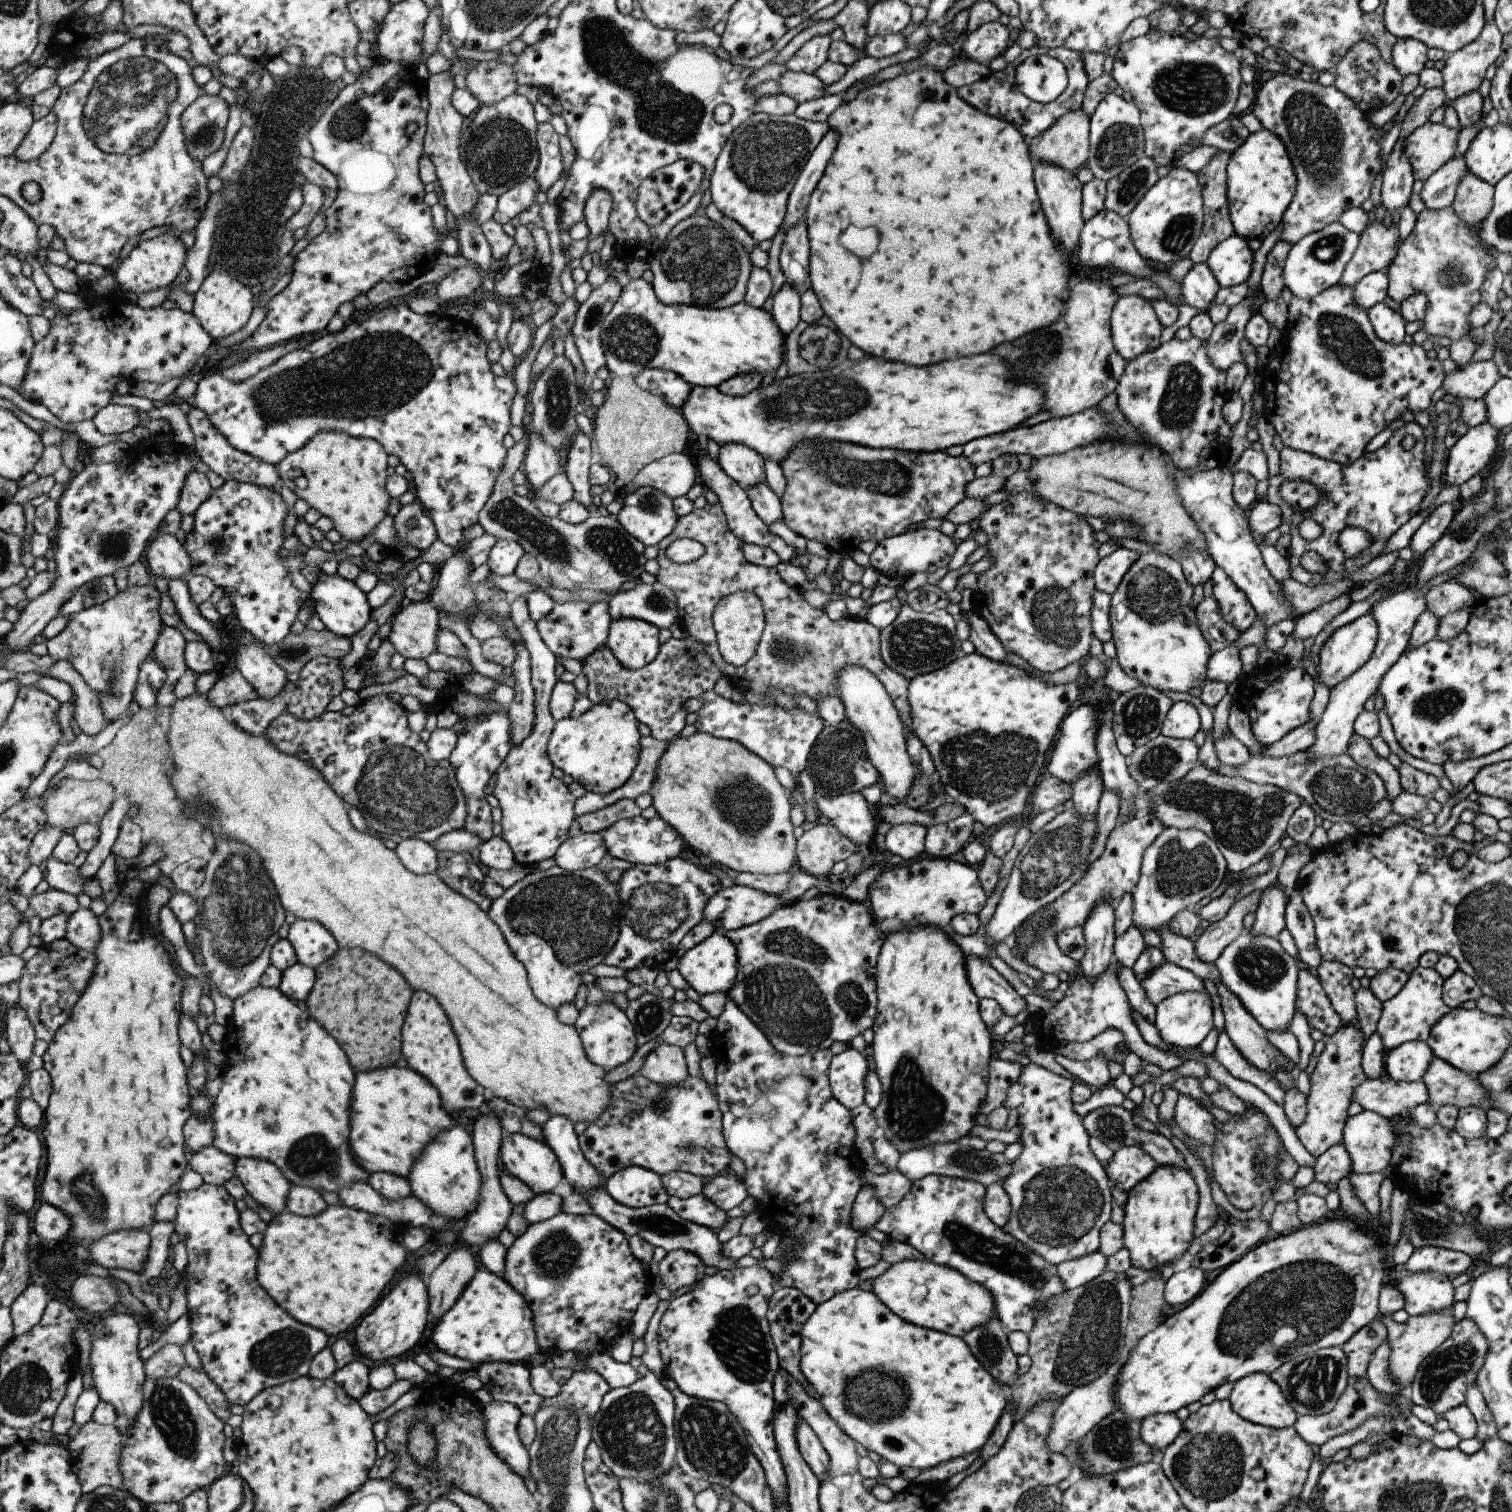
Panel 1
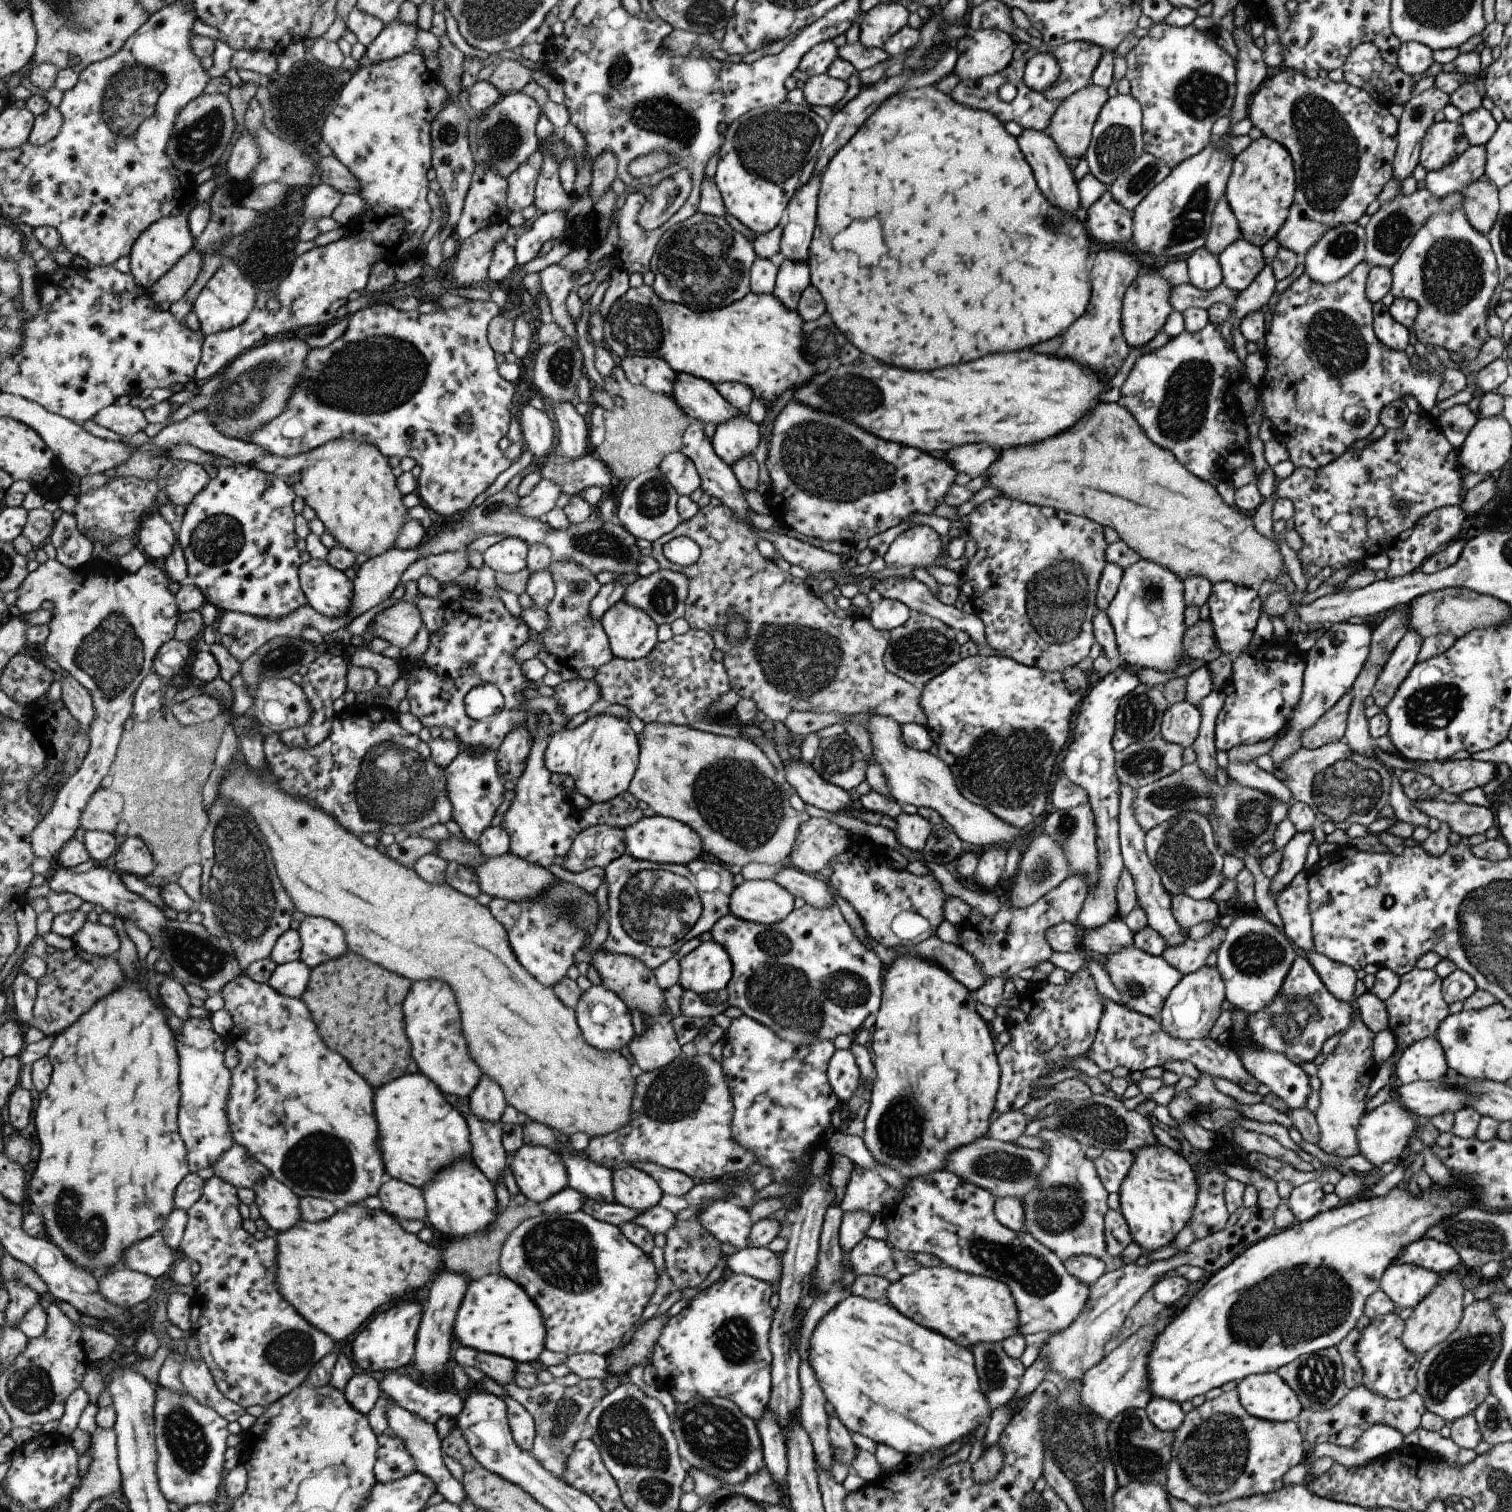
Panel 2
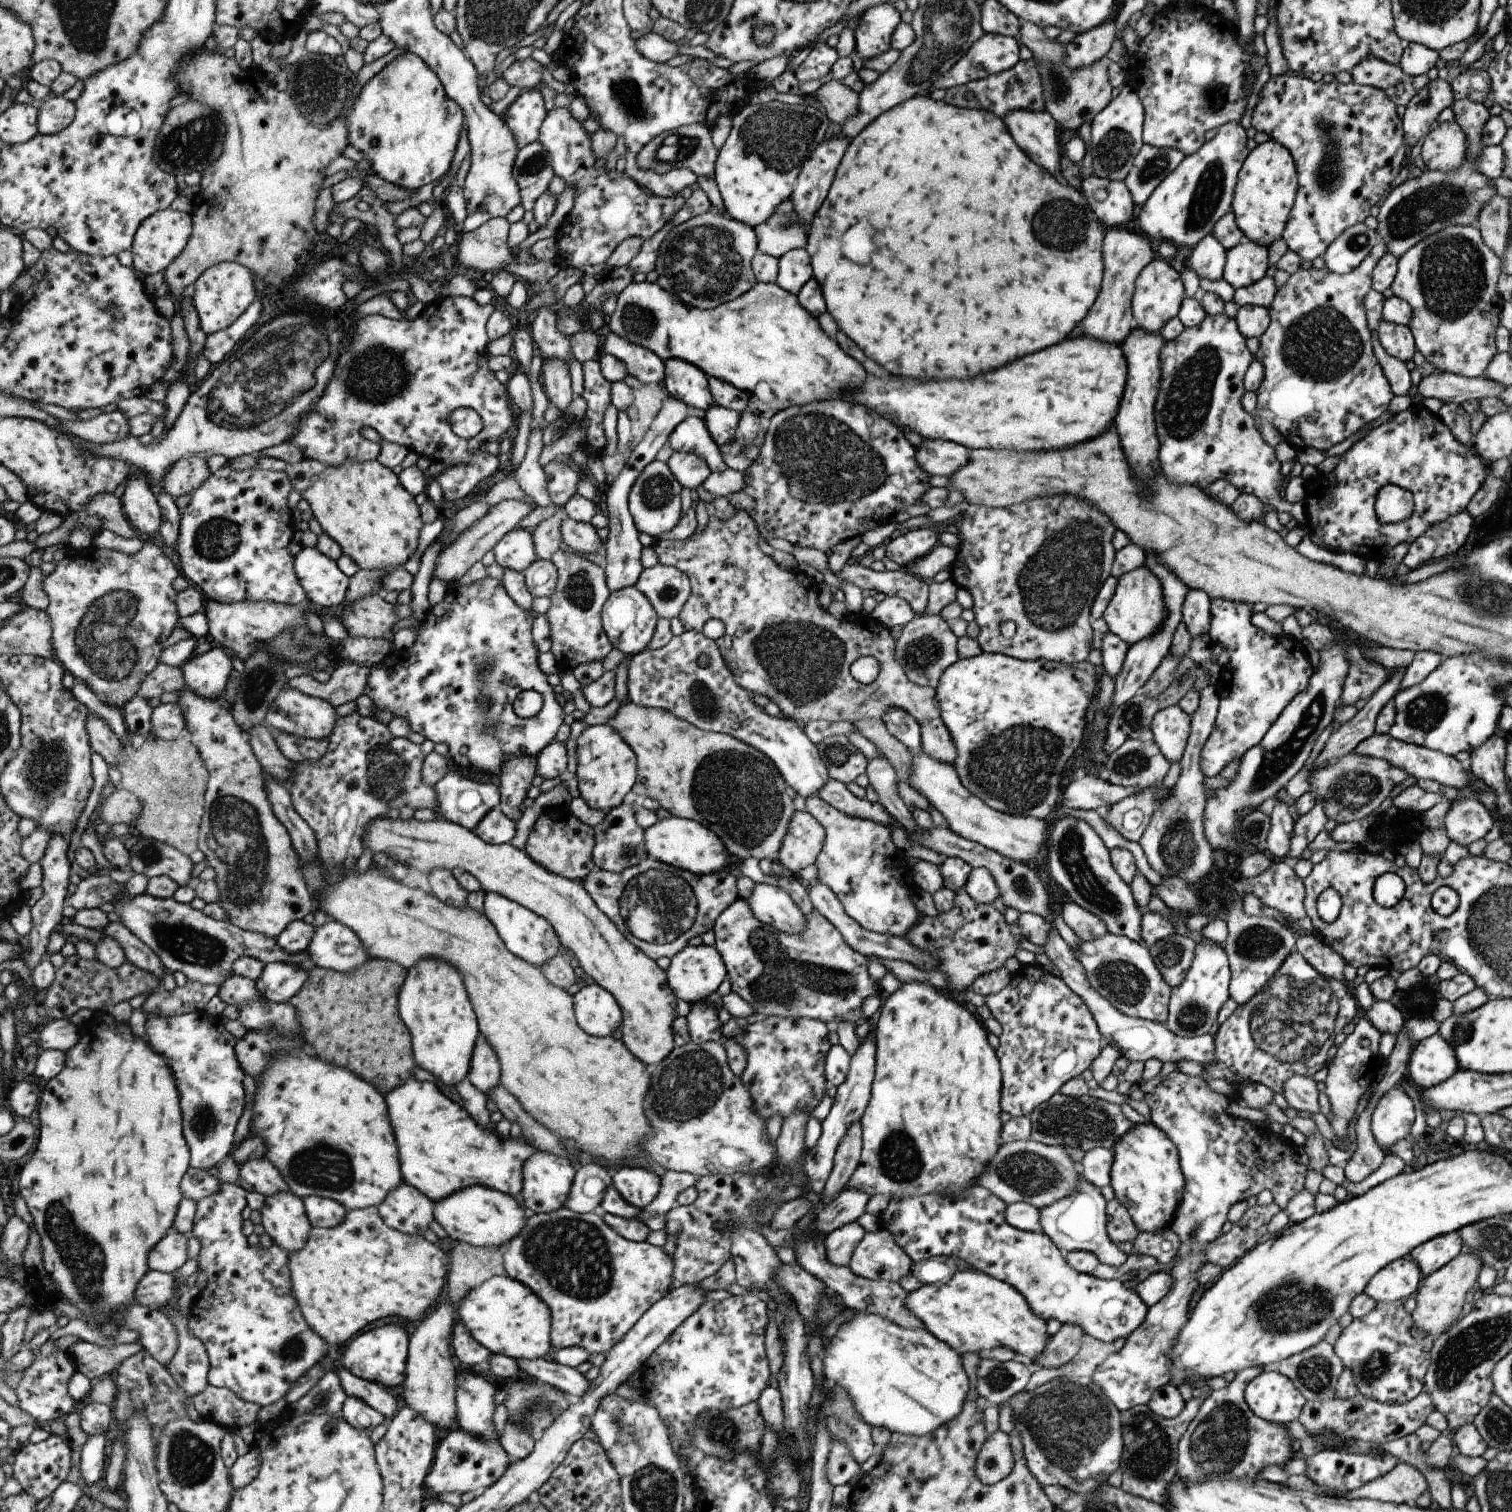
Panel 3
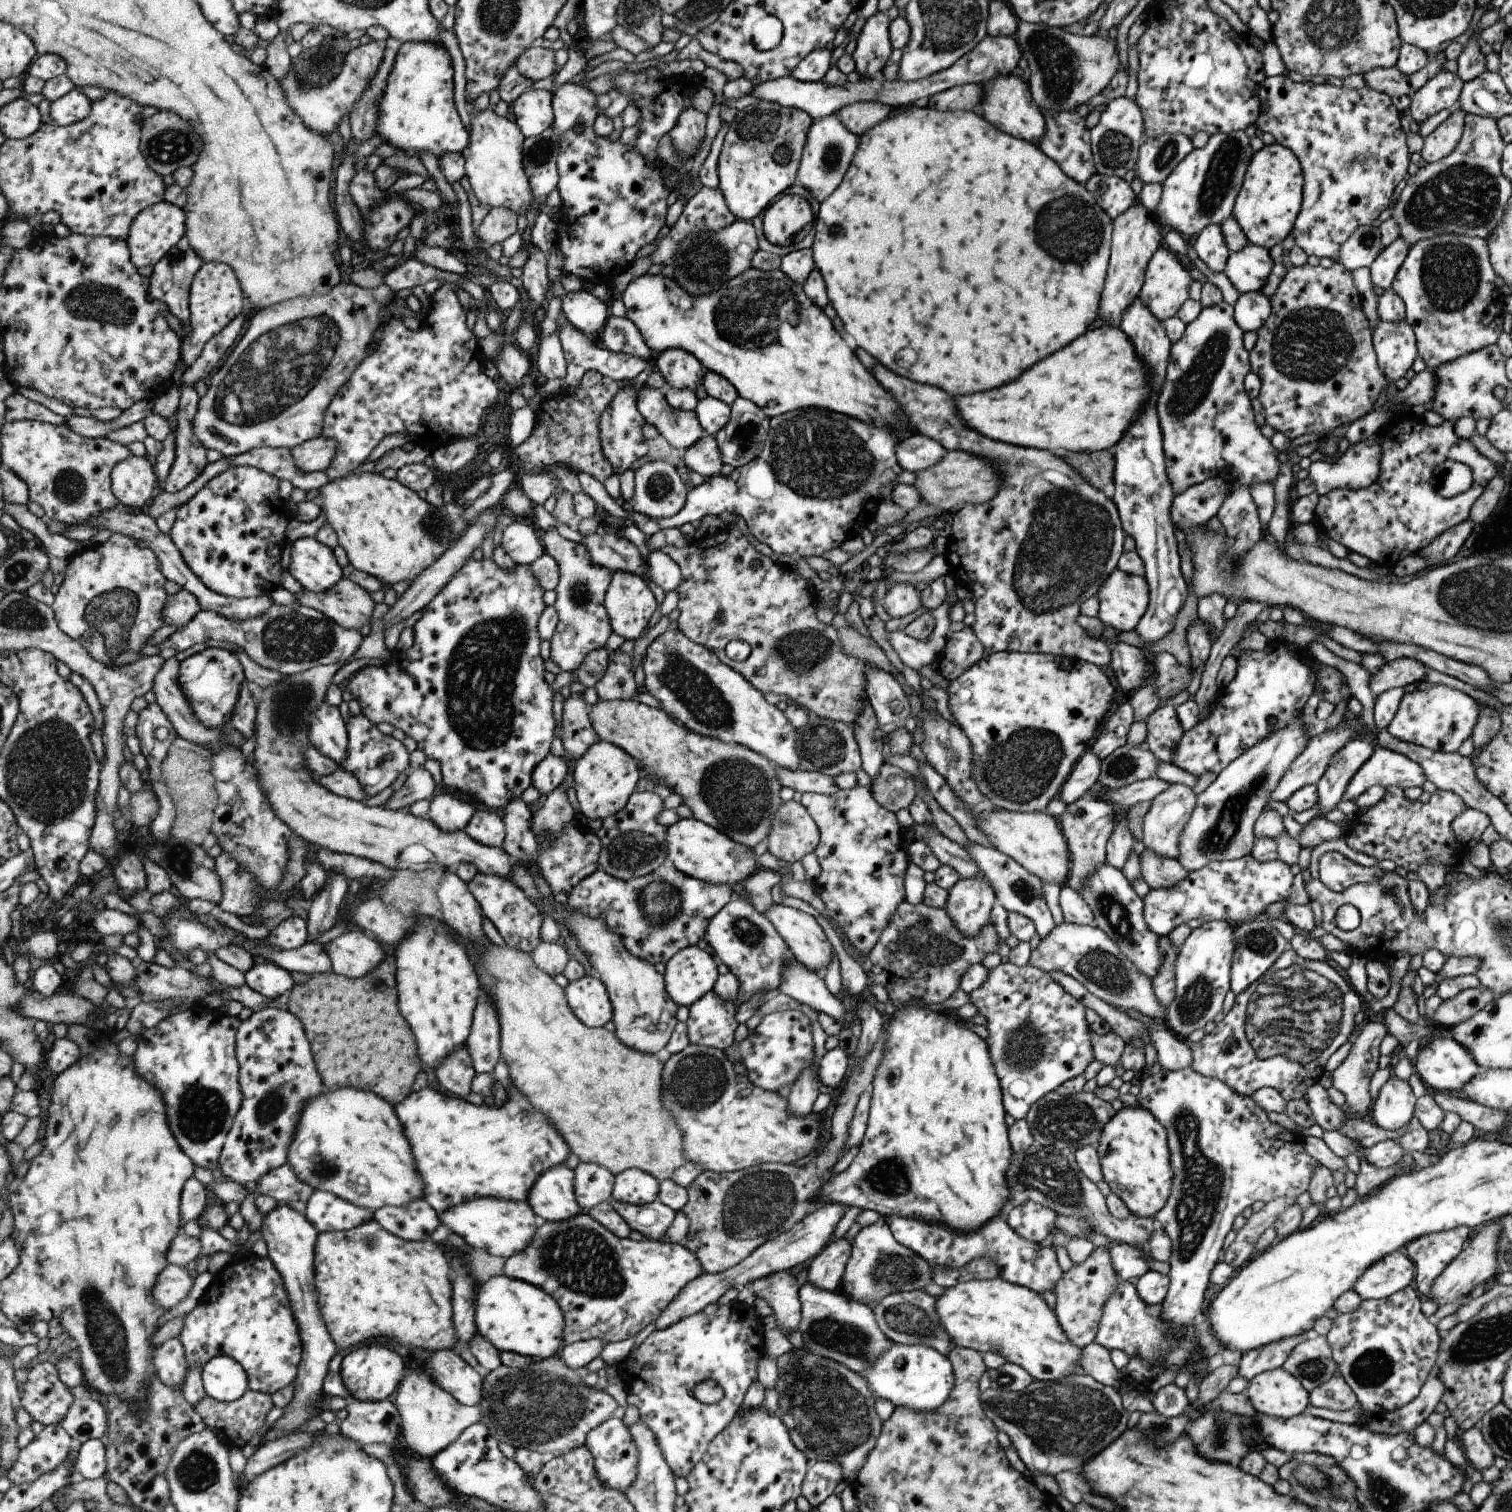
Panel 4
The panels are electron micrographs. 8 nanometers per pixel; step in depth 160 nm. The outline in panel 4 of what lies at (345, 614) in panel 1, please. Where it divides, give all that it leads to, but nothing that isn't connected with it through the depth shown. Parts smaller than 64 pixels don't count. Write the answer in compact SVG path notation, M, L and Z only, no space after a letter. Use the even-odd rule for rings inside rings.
M301 537L293 543L290 556L290 574L301 584L301 588L321 594L332 590L344 578L344 570L334 550L317 537Z

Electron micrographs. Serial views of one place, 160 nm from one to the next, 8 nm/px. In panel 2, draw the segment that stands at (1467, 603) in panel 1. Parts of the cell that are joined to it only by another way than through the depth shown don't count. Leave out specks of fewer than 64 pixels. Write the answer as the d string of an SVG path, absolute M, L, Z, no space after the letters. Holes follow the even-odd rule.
M1448 587L1442 590L1430 591L1422 596L1412 599L1409 603L1409 628L1419 638L1435 636L1436 634L1450 633L1455 639L1465 636L1469 630L1486 628L1487 625L1503 624L1509 620L1511 608L1505 602L1477 594L1473 590L1459 587Z

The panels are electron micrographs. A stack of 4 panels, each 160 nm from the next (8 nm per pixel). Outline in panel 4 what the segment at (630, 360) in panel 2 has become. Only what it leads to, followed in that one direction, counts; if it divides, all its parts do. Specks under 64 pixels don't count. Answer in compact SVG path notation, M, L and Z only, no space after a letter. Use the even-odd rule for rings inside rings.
M608 316L602 337L607 350L641 357L646 360L646 364L651 364L653 361L653 351L645 344L638 328L625 316Z

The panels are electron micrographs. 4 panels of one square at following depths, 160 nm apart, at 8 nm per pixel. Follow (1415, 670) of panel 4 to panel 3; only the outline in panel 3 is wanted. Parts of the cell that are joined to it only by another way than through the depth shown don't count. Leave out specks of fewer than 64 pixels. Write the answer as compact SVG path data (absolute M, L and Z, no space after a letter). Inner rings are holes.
M1355 644L1344 646L1345 656L1349 662L1339 705L1353 706L1359 699L1371 696L1383 682L1389 678L1391 669L1383 668L1376 662L1365 660Z

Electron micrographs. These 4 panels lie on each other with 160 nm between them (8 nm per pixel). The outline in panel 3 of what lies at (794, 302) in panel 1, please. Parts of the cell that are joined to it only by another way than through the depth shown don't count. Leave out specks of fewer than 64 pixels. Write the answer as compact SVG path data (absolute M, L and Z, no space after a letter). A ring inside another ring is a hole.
M804 249L785 252L778 259L775 284L789 294L797 295L799 290L812 278L809 258Z

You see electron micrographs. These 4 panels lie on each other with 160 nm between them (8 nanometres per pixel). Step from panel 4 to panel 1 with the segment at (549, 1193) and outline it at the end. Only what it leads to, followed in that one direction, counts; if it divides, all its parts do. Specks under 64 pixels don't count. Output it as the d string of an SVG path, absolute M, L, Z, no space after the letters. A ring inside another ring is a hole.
M506 1133L501 1142L501 1163L505 1170L531 1186L538 1193L550 1193L559 1182L563 1182L564 1166L557 1154L541 1140L520 1133Z

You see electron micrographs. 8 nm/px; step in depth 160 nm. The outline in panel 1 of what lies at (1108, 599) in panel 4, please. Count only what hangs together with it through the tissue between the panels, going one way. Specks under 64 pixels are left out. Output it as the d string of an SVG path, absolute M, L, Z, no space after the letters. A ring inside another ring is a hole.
M1149 551L1138 556L1117 584L1115 592L1110 595L1108 616L1115 659L1123 673L1139 681L1141 686L1159 692L1187 693L1189 689L1199 688L1206 682L1205 666L1213 652L1197 627L1195 608L1191 604L1192 594L1193 586L1185 580L1176 559L1161 552Z

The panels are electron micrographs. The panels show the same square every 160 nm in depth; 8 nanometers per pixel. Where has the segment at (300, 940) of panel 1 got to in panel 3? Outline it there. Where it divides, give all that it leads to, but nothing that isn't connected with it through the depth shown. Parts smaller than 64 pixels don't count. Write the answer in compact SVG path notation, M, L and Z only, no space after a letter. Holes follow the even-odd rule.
M328 917L324 924L315 926L308 953L317 967L340 972L351 972L371 959L367 948L351 928Z

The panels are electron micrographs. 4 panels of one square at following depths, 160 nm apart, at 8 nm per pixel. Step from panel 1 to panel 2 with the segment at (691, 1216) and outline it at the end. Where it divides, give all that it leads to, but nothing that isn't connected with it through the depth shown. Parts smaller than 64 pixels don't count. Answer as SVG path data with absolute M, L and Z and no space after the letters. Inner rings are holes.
M715 1201L708 1207L699 1206L698 1219L718 1242L727 1242L738 1249L749 1247L752 1225L748 1212L738 1203Z

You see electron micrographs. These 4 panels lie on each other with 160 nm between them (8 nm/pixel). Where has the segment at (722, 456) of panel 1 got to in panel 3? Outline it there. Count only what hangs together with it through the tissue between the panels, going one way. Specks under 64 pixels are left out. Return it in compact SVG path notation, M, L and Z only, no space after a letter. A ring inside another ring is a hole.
M717 405L709 406L704 413L705 416L702 420L705 429L709 432L715 445L719 447L721 444L729 442L729 438L735 434L739 413Z

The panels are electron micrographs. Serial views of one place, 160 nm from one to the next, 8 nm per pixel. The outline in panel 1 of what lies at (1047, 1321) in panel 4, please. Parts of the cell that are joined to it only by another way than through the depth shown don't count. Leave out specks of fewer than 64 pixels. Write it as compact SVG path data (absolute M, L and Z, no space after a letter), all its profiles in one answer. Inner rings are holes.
M903 1260L871 1280L871 1294L897 1318L917 1327L962 1338L965 1332L993 1318L993 1296L959 1272L932 1261Z

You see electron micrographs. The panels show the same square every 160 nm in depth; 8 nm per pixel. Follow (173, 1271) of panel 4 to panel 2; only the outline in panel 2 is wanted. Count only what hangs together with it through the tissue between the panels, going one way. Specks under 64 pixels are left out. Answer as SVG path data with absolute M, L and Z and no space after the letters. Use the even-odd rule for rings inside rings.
M120 1267L101 1276L102 1293L116 1305L135 1307L153 1296L157 1279L151 1275Z

